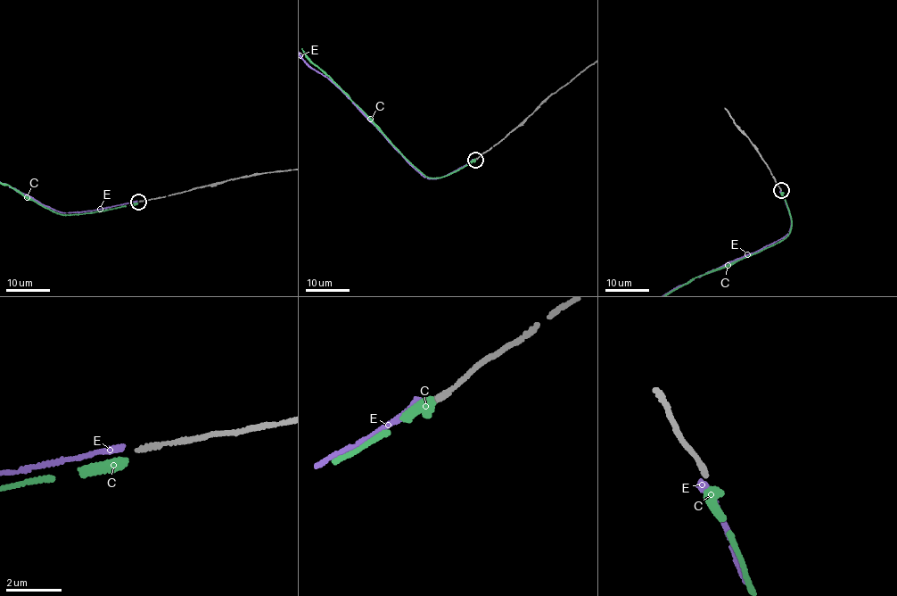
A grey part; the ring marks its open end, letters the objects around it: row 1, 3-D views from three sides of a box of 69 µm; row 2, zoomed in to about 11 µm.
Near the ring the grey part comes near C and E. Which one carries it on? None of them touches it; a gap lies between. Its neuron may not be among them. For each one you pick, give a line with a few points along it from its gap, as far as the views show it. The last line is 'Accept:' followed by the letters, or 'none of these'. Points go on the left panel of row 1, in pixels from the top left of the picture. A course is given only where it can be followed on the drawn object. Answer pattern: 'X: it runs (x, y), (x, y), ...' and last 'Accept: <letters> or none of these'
Accept: E

